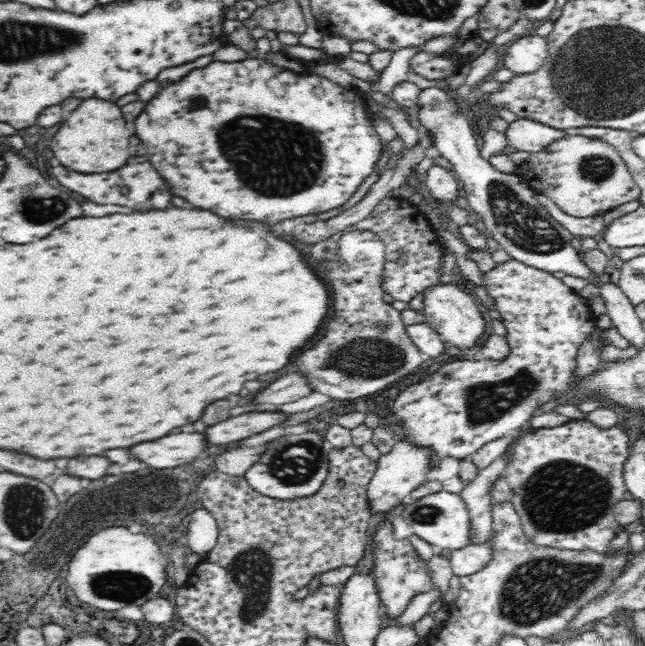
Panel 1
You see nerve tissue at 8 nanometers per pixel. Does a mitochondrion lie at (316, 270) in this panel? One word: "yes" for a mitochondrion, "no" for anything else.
no

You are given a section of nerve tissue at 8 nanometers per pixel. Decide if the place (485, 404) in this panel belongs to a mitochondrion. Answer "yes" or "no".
yes

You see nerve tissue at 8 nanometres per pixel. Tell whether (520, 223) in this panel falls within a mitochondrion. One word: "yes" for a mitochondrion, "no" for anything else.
yes

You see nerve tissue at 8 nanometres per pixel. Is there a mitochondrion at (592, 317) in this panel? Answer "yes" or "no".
no

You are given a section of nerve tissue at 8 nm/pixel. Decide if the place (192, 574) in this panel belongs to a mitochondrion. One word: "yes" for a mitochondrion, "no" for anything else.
no

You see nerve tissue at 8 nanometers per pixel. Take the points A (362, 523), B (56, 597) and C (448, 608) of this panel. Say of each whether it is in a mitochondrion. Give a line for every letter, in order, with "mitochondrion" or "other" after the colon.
A: other
B: other
C: other

